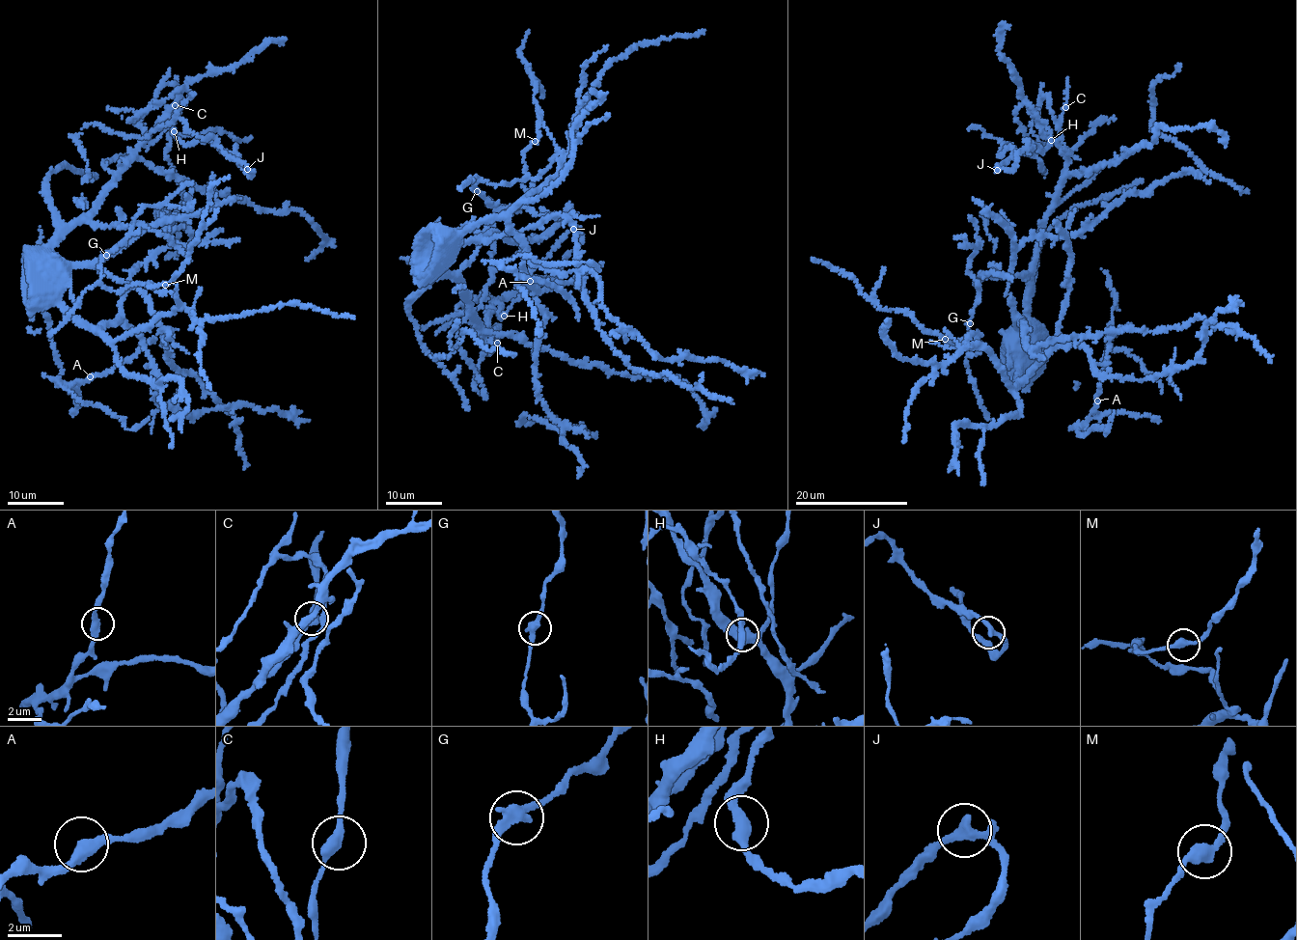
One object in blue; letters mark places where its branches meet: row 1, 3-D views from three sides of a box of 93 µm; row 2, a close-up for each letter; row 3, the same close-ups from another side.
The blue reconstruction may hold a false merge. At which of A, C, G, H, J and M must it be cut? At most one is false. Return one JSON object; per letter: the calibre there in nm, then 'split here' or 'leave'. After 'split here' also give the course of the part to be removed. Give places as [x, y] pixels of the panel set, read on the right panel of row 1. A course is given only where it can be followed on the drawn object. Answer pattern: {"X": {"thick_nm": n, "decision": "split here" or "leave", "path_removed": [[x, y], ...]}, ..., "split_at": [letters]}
{"A": {"thick_nm": 400, "decision": "leave"}, "C": {"thick_nm": 400, "decision": "leave"}, "G": {"thick_nm": 400, "decision": "leave"}, "H": {"thick_nm": 360, "decision": "leave"}, "J": {"thick_nm": 360, "decision": "leave"}, "M": {"thick_nm": 360, "decision": "leave"}, "split_at": []}

